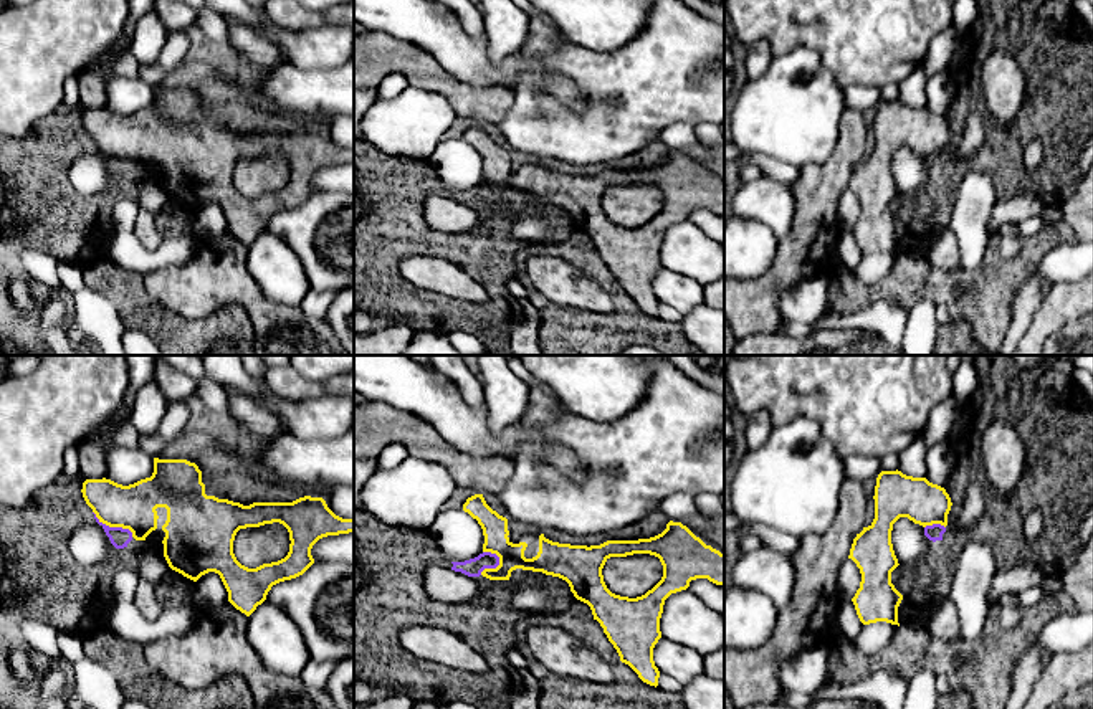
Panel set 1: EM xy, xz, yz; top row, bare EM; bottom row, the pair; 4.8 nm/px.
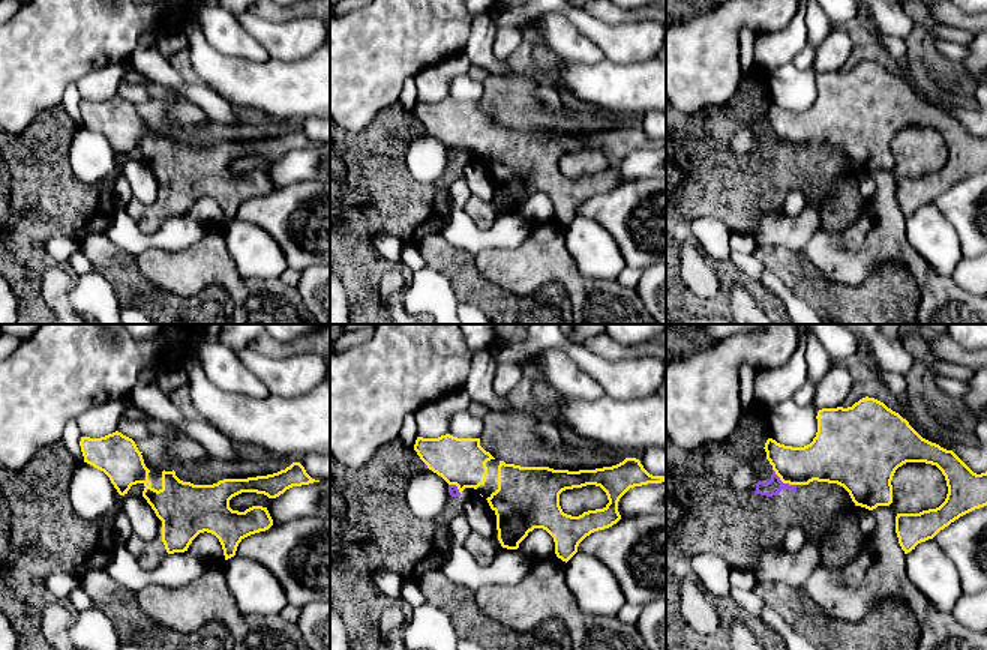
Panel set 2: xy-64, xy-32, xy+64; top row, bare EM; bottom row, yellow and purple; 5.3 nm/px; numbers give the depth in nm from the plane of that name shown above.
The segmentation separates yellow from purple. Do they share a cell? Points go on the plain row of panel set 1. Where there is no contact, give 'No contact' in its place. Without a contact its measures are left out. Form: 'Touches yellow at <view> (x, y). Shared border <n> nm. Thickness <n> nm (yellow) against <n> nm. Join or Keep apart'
Touches yellow at xy (113, 156). Shared border 240 nm. Thickness 220 nm (yellow) against 100 nm. Keep apart

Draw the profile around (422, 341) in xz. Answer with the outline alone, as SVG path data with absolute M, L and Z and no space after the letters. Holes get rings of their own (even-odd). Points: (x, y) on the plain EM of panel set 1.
M412 329L400 355L460 355L440 329Z

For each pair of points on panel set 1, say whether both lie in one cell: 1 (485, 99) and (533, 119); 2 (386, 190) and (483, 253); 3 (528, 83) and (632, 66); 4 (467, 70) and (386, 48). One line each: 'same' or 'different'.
1: different
2: same
3: same
4: different

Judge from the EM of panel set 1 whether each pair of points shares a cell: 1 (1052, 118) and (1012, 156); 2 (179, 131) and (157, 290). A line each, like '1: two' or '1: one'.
1: one
2: one

